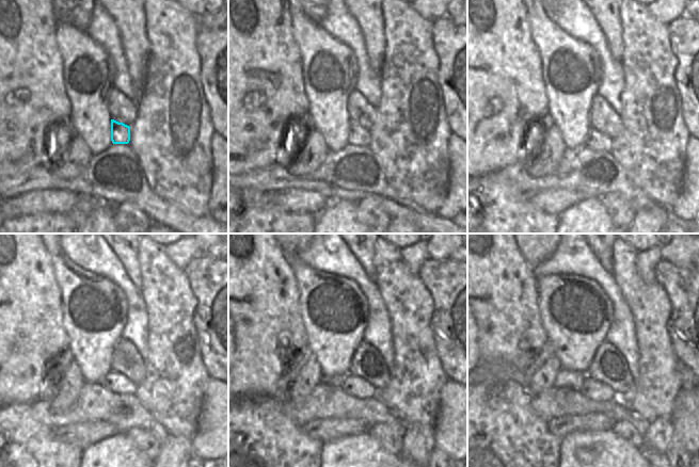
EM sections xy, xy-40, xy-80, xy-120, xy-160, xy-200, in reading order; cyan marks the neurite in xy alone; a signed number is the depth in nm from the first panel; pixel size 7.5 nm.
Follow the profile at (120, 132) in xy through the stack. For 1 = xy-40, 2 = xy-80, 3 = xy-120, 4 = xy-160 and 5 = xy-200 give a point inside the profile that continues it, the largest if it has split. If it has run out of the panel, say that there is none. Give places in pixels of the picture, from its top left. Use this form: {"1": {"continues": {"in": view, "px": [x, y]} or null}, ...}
{"1": {"continues": {"in": "xy-40", "px": [358, 135]}}, "2": {"continues": {"in": "xy-80", "px": [594, 140]}}, "3": {"continues": {"in": "xy-120", "px": [114, 382]}}, "4": {"continues": {"in": "xy-160", "px": [355, 386]}}, "5": {"continues": {"in": "xy-200", "px": [592, 389]}}}

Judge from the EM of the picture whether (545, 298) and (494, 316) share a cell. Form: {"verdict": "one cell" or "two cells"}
{"verdict": "two cells"}

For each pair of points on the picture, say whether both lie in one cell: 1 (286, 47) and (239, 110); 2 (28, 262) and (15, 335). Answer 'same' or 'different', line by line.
1: same
2: same

